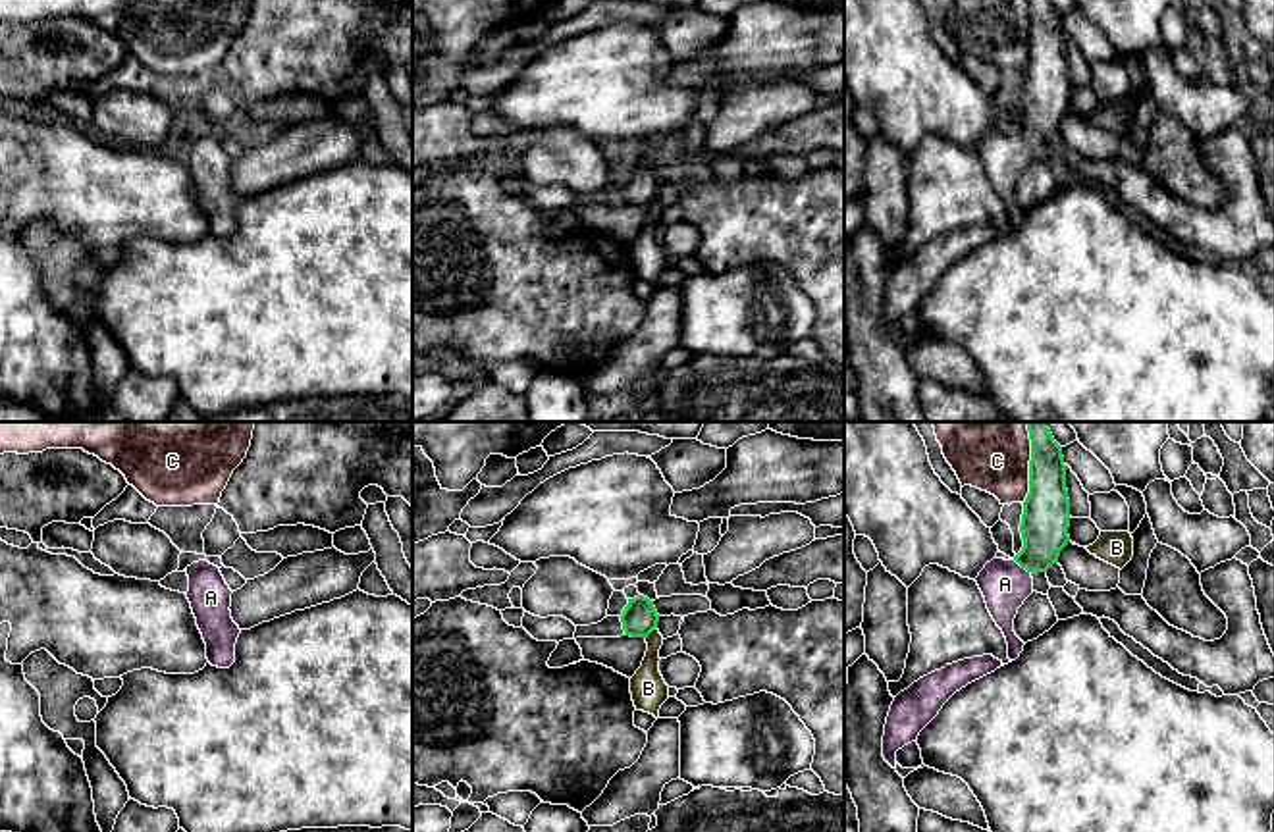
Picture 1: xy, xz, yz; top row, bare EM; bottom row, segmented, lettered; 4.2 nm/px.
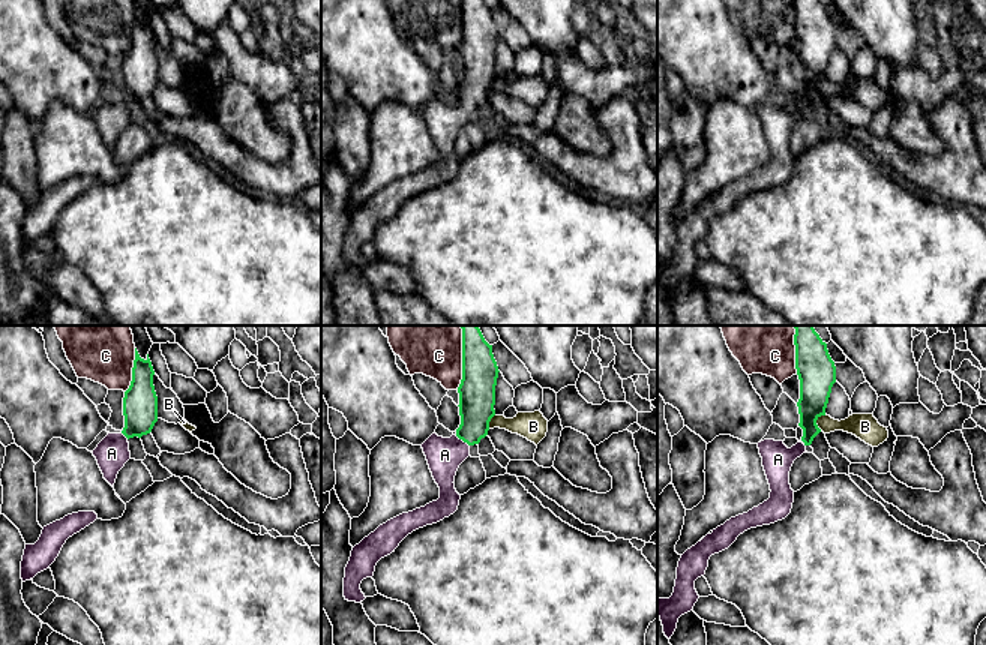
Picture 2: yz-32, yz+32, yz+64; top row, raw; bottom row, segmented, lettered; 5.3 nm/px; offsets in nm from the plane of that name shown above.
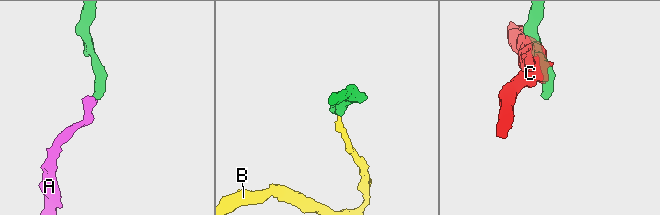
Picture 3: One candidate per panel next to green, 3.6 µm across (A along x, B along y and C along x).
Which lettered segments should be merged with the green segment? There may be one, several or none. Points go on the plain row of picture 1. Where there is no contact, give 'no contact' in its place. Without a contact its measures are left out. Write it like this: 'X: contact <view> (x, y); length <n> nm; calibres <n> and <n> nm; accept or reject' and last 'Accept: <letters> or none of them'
A: contact yz (1022, 135); length 90 nm; calibres 200 and 200 nm; accept
B: contact xz (652, 199); length 70 nm; calibres 150 and 150 nm; reject
C: contact yz (1030, 37); length 300 nm; calibres 200 and 260 nm; reject
Accept: A

